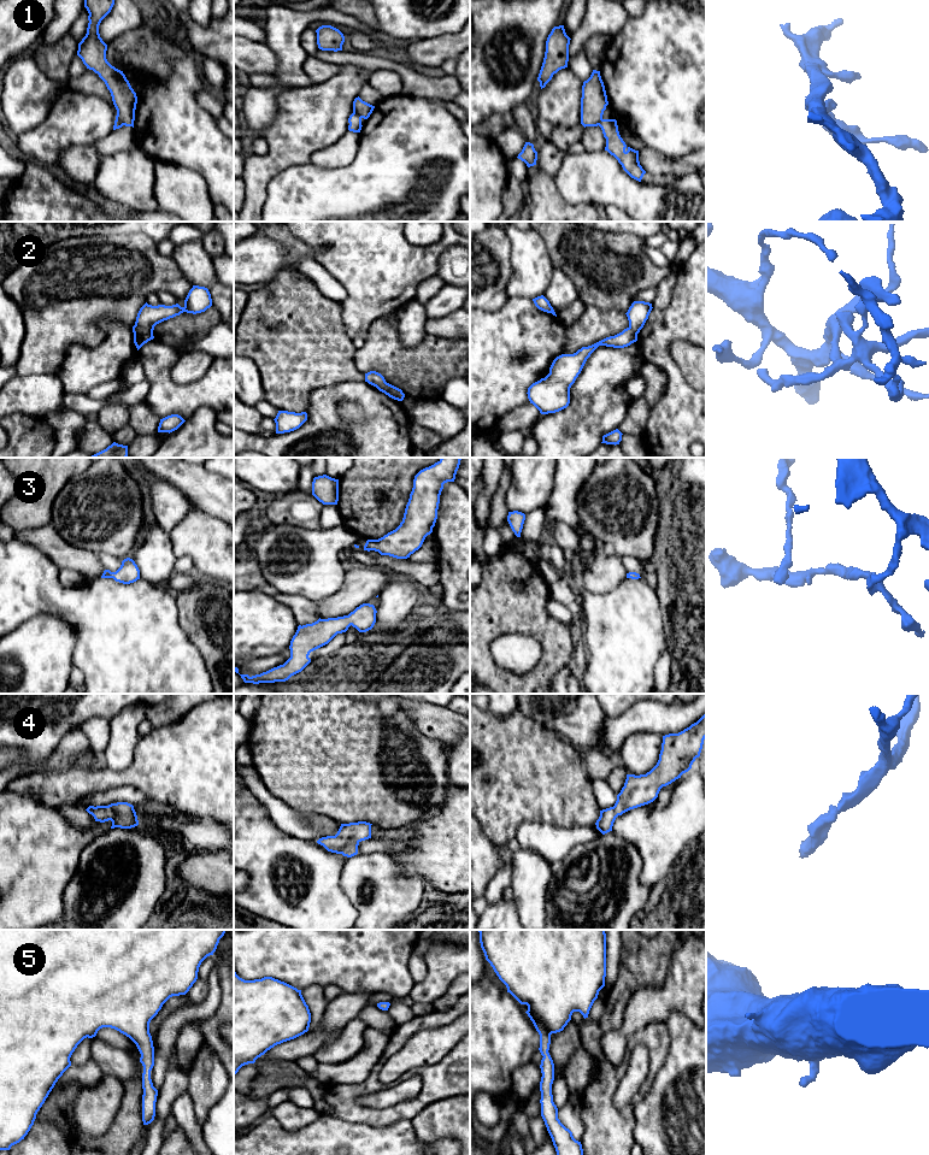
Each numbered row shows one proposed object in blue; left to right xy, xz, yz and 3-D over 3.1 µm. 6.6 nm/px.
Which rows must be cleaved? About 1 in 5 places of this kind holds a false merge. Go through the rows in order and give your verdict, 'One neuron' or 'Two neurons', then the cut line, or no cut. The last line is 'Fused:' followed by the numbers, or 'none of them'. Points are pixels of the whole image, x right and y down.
1: Two neurons. Split along xz (353, 112), (362, 117)
2: Two neurons. Split along xy (135, 324), (152, 334)
3: One neuron. No split
4: One neuron. No split
5: One neuron. No split
Fused: 1, 2

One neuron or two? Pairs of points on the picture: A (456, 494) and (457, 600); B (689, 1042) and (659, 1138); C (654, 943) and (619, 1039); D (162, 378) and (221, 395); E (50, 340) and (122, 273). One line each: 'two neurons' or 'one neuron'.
A: one neuron
B: one neuron
C: two neurons
D: one neuron
E: one neuron

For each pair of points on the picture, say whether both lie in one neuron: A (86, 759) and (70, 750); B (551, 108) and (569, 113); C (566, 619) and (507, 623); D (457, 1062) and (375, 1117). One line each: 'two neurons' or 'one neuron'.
A: two neurons
B: one neuron
C: two neurons
D: one neuron

